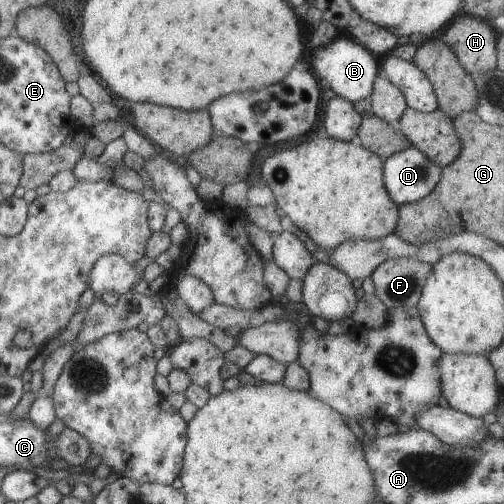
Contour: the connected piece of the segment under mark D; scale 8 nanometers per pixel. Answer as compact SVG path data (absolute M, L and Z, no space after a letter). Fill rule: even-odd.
M406 148L383 161L384 188L398 206L422 200L440 181L441 168L418 148Z

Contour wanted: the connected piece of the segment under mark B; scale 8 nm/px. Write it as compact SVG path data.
M346 35L344 38L334 38L326 46L318 48L312 60L312 68L320 83L331 88L337 96L355 103L372 95L374 82L379 76L377 59L362 44Z

